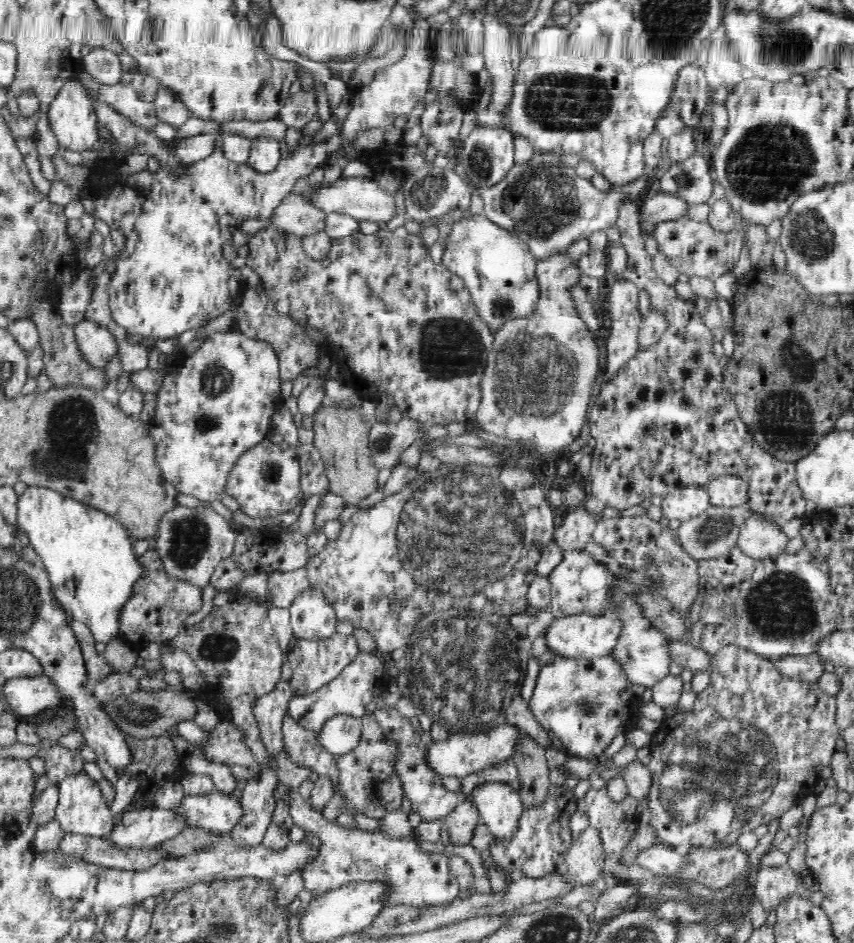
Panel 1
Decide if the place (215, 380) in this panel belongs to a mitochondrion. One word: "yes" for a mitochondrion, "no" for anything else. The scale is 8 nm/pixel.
yes

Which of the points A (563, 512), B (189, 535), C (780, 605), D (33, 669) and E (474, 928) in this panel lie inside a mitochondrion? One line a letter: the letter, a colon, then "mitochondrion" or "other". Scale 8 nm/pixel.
A: other
B: mitochondrion
C: mitochondrion
D: other
E: other

